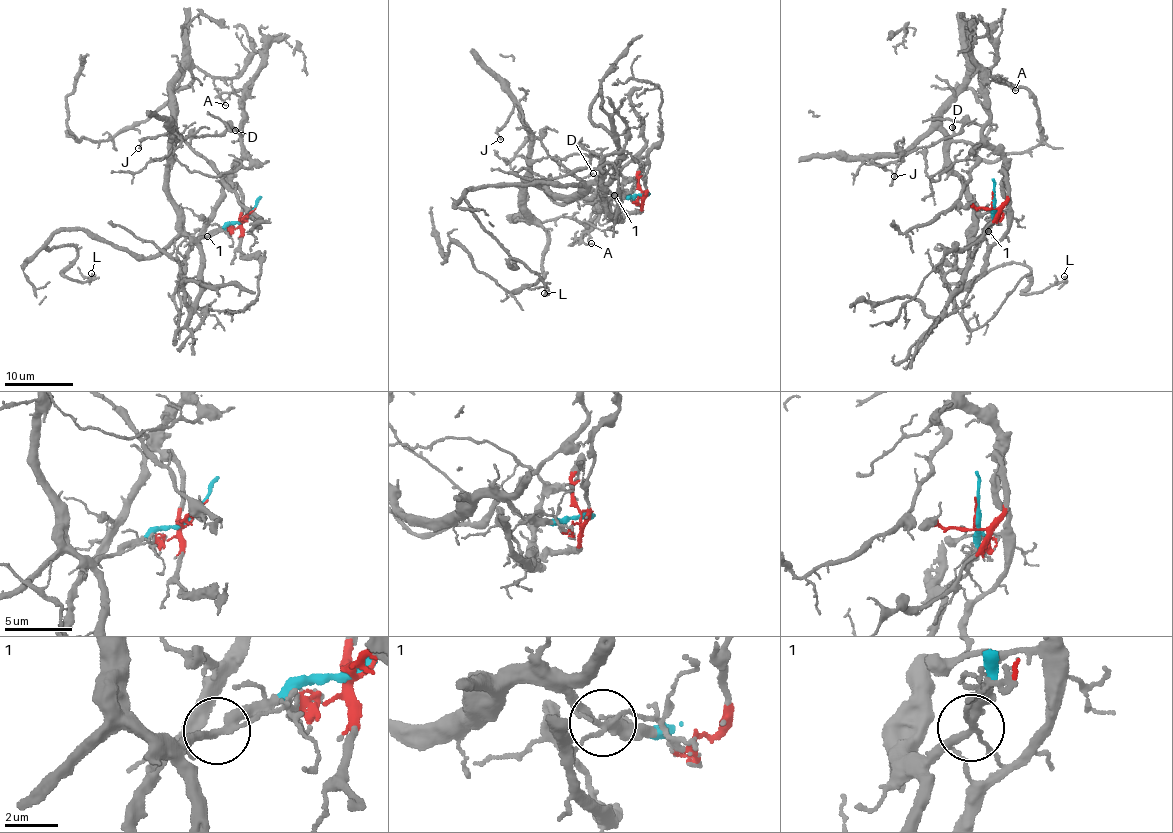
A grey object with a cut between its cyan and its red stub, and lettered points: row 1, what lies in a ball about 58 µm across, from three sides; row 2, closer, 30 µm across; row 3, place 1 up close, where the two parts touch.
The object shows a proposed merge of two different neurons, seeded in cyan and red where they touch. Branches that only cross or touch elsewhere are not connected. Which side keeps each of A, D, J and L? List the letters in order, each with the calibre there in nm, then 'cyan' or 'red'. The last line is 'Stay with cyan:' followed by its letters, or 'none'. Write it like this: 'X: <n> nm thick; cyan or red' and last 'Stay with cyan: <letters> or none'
A: 100 nm thick; red
D: 160 nm thick; red
J: 120 nm thick; cyan
L: 120 nm thick; cyan
Stay with cyan: J, L

